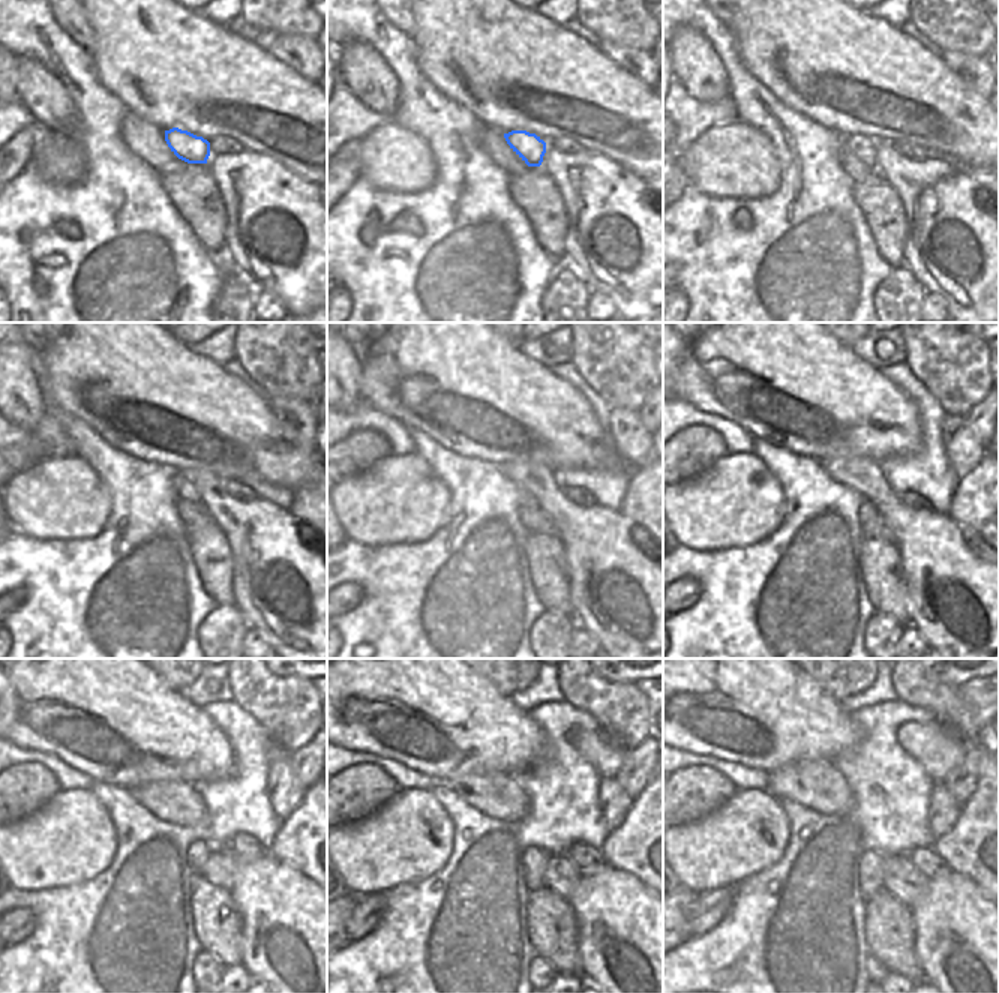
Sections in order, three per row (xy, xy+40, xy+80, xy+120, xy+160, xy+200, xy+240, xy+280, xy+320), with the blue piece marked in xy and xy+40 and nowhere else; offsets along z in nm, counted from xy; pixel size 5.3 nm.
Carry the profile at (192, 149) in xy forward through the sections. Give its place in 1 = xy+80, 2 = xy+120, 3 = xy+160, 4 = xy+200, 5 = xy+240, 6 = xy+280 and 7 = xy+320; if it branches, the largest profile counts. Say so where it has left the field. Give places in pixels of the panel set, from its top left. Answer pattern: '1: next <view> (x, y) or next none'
1: next xy+80 (864, 147)
2: next xy+120 (185, 489)
3: next xy+160 (527, 500)
4: next xy+200 (867, 510)
5: next xy+240 (198, 852)
6: next xy+280 (534, 860)
7: next xy+320 (870, 866)

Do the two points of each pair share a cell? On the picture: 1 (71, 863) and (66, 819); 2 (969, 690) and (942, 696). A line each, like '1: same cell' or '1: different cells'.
1: same cell
2: different cells

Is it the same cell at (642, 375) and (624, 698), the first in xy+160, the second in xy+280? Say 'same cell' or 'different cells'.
same cell

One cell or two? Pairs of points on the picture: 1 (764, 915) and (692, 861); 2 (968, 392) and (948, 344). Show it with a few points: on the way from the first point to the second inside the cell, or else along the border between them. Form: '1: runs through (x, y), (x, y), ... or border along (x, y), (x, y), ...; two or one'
1: border along (767, 869), (734, 885); two
2: runs through (960, 380), (948, 356); one

